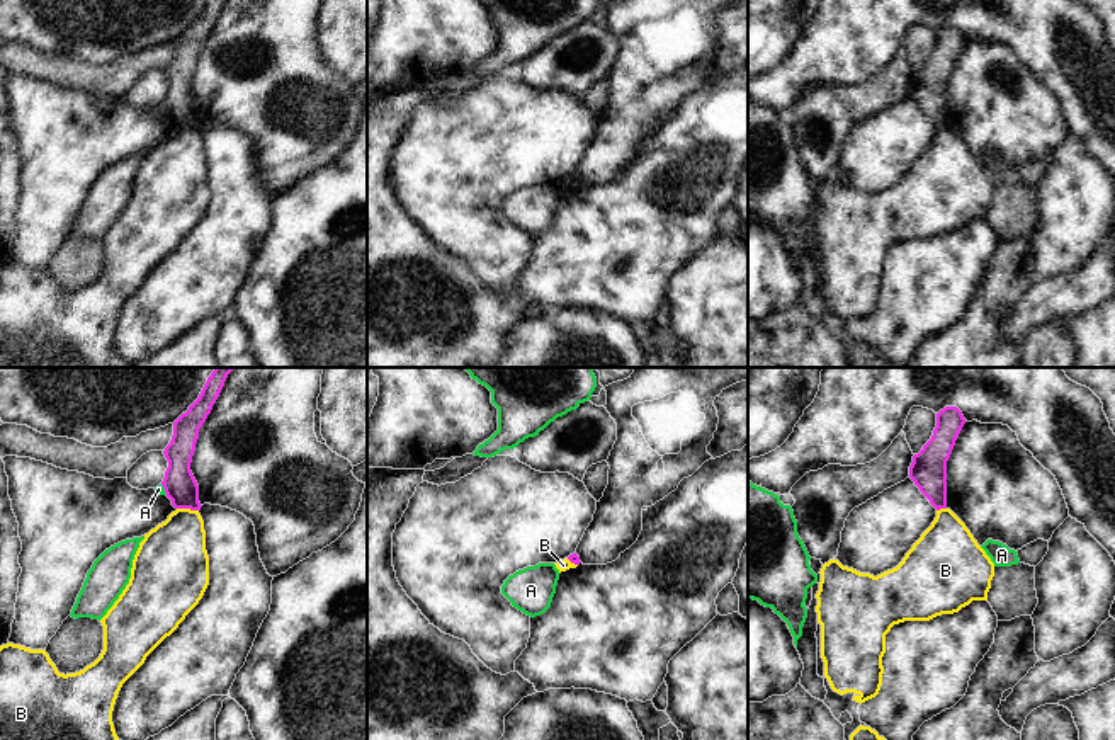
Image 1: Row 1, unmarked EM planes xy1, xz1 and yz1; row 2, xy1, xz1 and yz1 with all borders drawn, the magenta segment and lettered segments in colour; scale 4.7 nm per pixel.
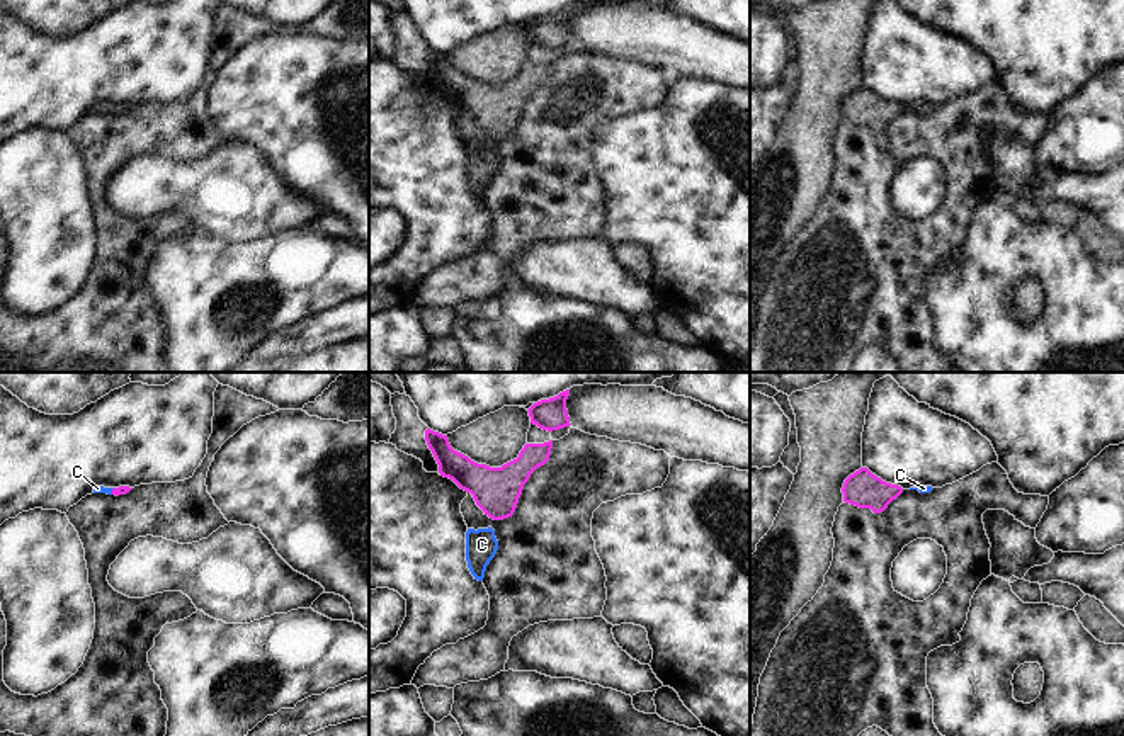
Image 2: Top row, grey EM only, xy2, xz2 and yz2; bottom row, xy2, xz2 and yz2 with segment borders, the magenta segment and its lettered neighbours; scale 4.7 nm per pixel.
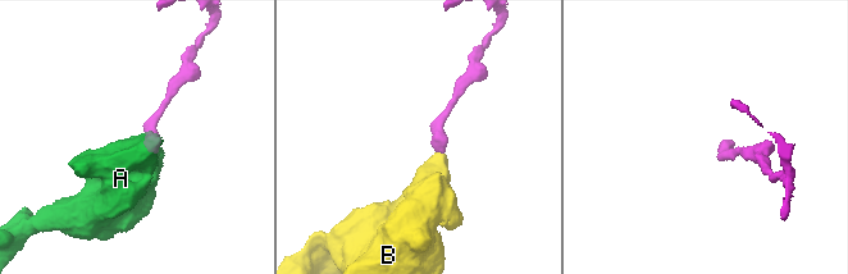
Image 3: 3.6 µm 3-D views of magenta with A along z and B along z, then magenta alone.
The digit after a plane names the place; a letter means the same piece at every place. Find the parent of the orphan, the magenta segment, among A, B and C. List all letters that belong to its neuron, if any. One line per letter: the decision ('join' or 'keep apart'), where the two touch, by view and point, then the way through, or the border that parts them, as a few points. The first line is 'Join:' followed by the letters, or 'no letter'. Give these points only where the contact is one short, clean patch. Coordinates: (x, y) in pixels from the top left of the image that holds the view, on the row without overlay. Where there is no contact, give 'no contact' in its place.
Join: C
A: keep apart; contact xy1 (164, 106); border xy1 (162, 102), (167, 113)
B: keep apart; contact xy1 (187, 126); border xy1 (177, 126), (198, 130)
C: join; contact xy2 (113, 111); way xy2 (121, 109), (113, 111), (97, 107)

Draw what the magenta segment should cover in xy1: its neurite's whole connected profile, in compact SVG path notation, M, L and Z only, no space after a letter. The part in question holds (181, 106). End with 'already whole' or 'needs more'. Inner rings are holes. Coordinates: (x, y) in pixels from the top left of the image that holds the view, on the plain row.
M206 0L199 17L173 41L173 54L163 73L168 80L161 100L175 128L201 129L199 104L190 90L199 48L216 22L224 0Z; already whole

